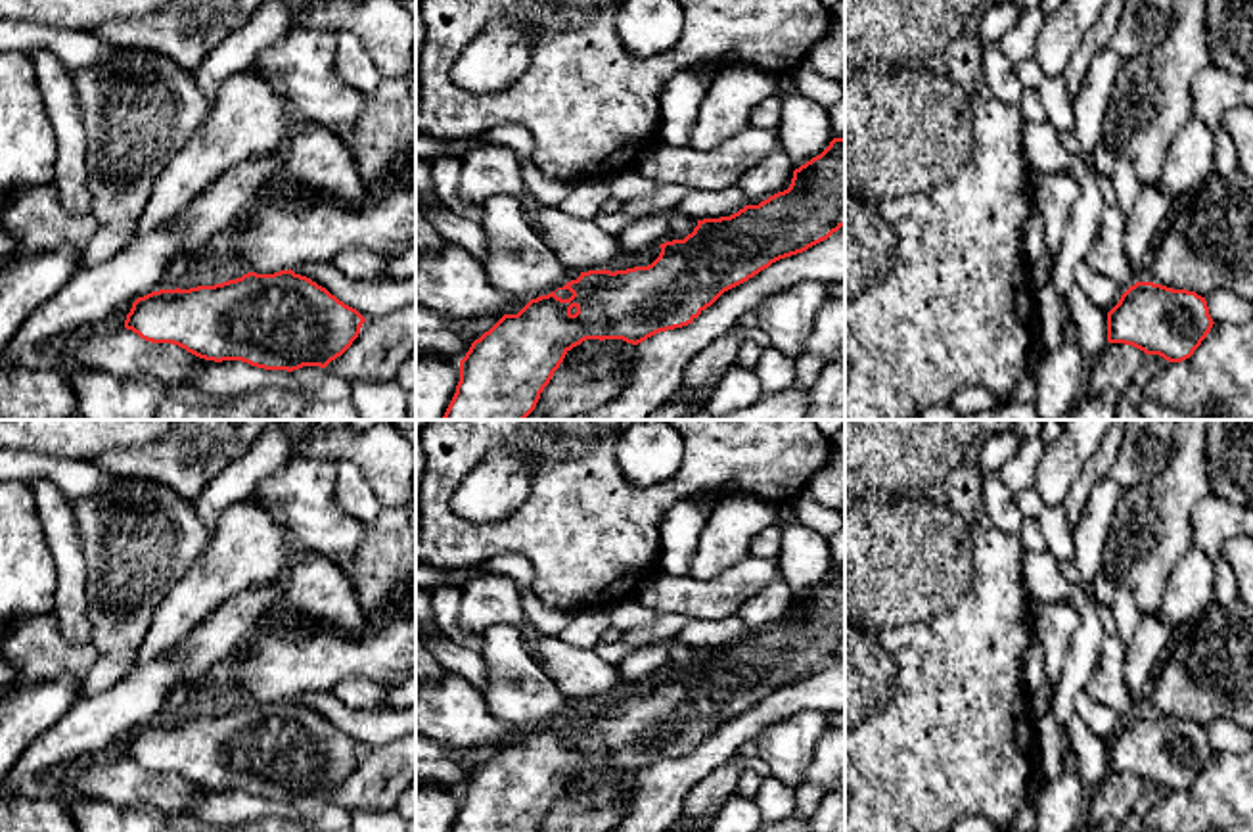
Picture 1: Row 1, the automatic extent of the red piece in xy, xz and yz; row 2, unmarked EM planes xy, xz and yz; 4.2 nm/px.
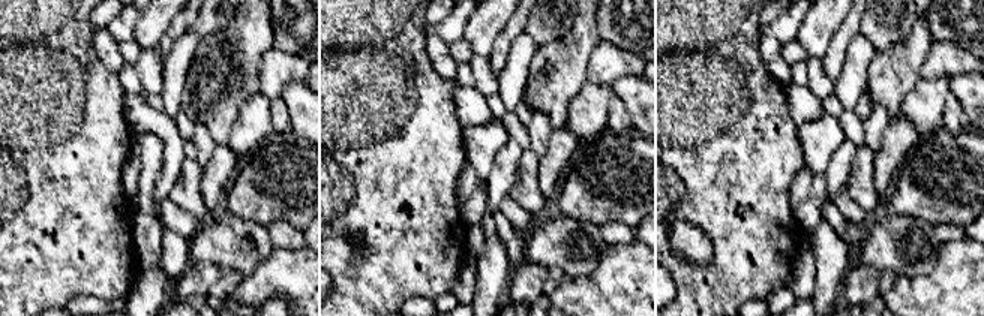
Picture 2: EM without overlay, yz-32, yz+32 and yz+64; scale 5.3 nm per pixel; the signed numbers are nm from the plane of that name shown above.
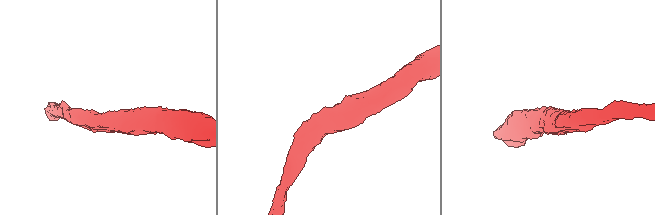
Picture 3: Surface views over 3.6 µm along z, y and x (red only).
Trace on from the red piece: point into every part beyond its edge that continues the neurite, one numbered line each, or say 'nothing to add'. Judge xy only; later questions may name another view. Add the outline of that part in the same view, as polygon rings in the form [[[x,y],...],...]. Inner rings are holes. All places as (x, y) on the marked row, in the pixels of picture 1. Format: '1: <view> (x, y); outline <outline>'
nothing to add

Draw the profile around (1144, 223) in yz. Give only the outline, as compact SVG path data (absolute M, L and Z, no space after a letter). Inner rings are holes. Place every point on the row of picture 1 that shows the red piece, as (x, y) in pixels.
M1157 184L1142 186L1134 207L1127 213L1125 253L1134 280L1140 282L1144 257L1151 243L1161 236L1173 199Z

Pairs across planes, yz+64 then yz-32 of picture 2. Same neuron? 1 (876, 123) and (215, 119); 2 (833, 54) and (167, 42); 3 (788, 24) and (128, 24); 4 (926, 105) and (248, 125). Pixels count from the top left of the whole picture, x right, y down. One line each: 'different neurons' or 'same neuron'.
1: different neurons
2: same neuron
3: same neuron
4: same neuron

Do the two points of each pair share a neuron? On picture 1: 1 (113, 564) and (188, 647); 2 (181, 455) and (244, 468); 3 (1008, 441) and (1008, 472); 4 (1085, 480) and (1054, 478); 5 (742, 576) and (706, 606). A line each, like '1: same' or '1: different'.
1: different
2: different
3: different
4: different
5: same

